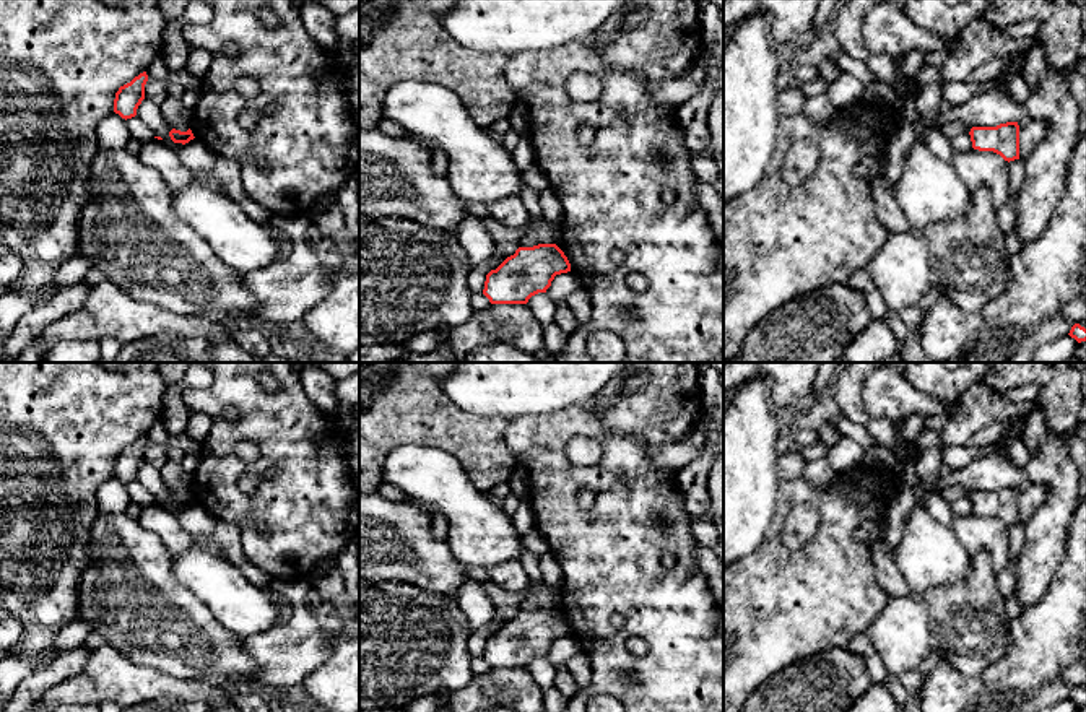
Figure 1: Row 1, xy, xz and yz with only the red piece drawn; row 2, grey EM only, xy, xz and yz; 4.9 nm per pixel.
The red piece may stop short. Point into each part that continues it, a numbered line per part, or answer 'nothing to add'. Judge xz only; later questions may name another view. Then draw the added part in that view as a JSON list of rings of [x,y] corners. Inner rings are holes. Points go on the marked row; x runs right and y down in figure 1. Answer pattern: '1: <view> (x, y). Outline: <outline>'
nothing to add

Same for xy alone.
nothing to add

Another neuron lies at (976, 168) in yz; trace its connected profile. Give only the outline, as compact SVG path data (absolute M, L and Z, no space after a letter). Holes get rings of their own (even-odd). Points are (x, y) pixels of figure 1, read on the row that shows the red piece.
M953 151L951 166L969 190L984 185L998 210L1008 202L1008 161L993 151Z

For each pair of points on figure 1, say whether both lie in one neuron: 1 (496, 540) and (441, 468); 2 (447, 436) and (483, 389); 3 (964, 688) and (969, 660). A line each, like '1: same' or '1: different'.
1: same
2: different
3: different

